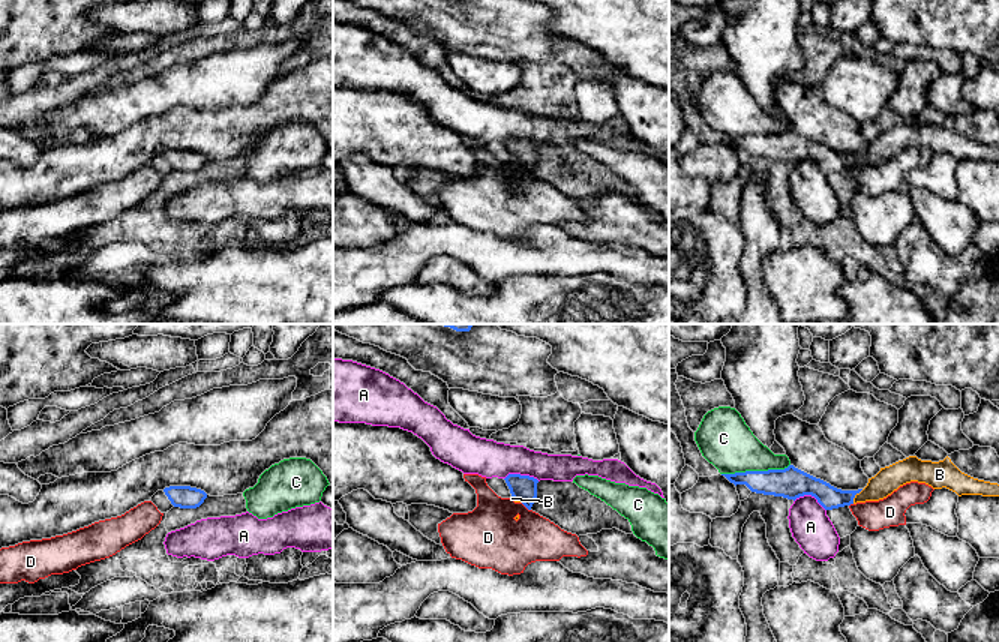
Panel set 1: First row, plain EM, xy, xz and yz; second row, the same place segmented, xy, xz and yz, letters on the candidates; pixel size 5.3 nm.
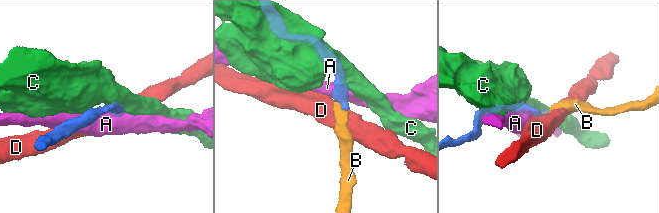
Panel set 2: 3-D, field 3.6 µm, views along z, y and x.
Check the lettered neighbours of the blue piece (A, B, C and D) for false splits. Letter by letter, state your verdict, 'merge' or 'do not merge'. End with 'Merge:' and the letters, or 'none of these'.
A: do not merge
B: merge
C: do not merge
D: do not merge
Merge: B

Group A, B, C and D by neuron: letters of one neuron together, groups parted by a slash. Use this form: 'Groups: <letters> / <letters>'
Groups: A / B / C / D

